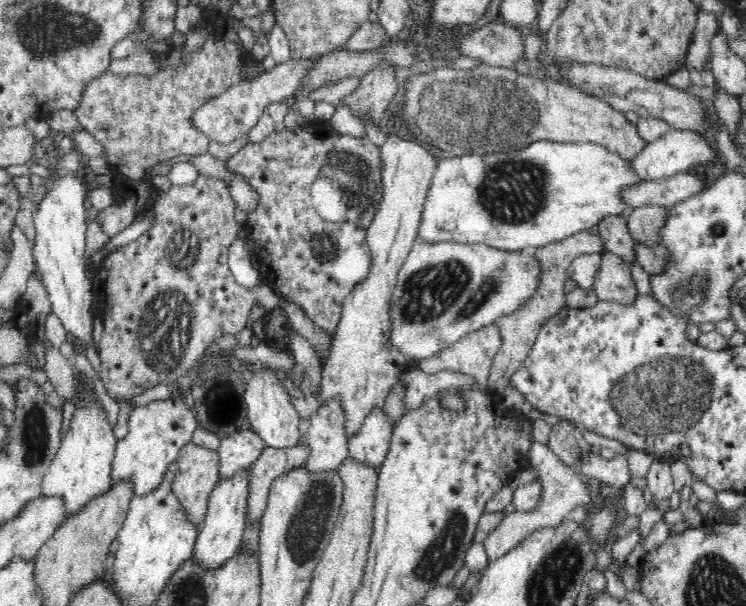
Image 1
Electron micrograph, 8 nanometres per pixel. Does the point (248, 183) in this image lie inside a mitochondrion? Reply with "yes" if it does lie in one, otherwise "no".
no

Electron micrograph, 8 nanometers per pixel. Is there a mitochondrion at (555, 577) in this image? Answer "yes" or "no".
yes

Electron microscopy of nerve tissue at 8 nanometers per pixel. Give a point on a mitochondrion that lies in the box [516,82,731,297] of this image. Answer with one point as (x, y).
(718, 230)

